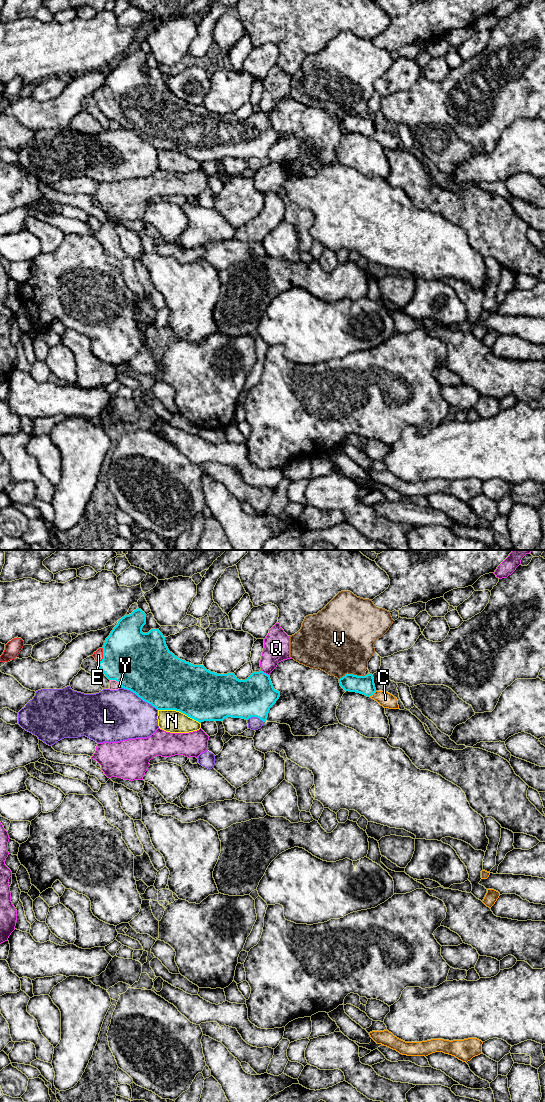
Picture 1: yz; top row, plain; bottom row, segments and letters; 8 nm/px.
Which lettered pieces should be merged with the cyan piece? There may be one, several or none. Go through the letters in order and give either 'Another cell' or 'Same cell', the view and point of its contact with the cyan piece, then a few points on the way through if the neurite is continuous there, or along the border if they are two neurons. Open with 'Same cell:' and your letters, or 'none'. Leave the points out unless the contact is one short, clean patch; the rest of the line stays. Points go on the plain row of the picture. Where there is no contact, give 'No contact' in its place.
Same cell: E
C: Another cell. Touches cyan at yz (372, 134)
E: Same cell. Touches cyan at yz (103, 95). Path across: yz (133, 98), (111, 98), (103, 95), (98, 95)
L: Another cell. Touches cyan at yz (139, 137)
N: Another cell. Touches cyan at yz (179, 151)
Q: Another cell. Touches cyan at yz (265, 113). Boundary: yz (261, 110), (268, 115)
V: Another cell. Touches cyan at yz (352, 114)
Y: Another cell. Touches cyan at yz (116, 120)

